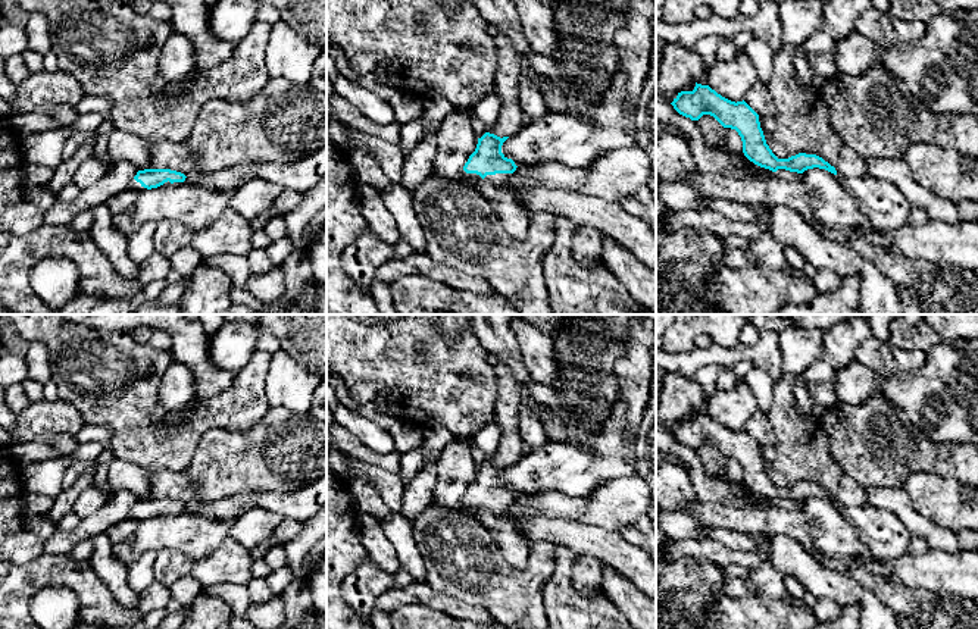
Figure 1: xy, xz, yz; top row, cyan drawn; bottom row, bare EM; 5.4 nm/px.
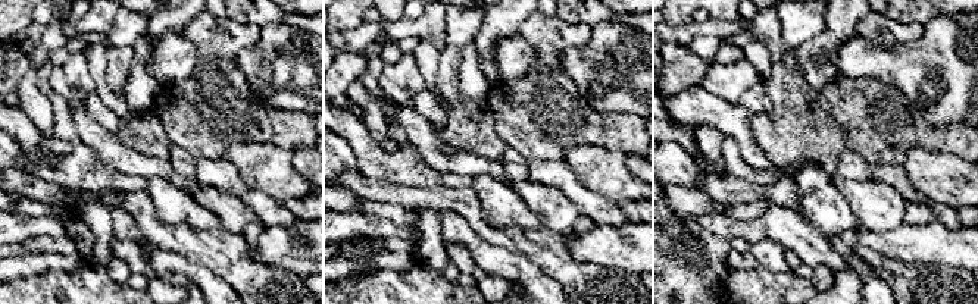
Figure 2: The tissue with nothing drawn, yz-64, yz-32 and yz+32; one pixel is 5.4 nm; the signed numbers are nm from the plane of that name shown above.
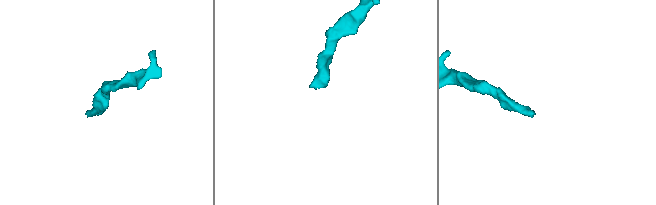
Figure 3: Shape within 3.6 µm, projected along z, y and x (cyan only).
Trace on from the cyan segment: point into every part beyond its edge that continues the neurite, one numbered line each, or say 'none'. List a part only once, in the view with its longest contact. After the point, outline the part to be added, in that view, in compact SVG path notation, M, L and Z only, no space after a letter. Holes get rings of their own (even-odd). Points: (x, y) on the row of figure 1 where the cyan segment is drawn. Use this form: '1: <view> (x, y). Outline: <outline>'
1: xz (469, 180). Outline: M462 170L459 181L474 190L478 190L478 185L481 182L488 182L493 184L499 188L507 188L507 179L509 179L510 173L496 173L496 175L487 175L484 179L476 175L476 173L466 173L465 170Z

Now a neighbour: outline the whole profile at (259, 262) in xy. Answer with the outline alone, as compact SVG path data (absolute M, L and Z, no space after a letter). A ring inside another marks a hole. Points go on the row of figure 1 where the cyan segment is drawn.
M253 248L247 254L247 262L249 262L249 266L250 266L250 272L254 273L254 275L268 273L269 270L272 270L275 267L272 260L266 254L265 248Z

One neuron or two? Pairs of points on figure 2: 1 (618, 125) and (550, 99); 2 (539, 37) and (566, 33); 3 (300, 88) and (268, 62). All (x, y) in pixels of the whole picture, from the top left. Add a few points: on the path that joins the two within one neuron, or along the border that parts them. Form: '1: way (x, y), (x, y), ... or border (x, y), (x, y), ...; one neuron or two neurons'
1: way (602, 125), (574, 122), (566, 115); one neuron
2: way (546, 37), (564, 40); one neuron
3: way (293, 81), (280, 68), (275, 68); one neuron

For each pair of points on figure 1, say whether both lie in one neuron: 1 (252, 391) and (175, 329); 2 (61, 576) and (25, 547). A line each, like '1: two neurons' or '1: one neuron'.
1: two neurons
2: two neurons

